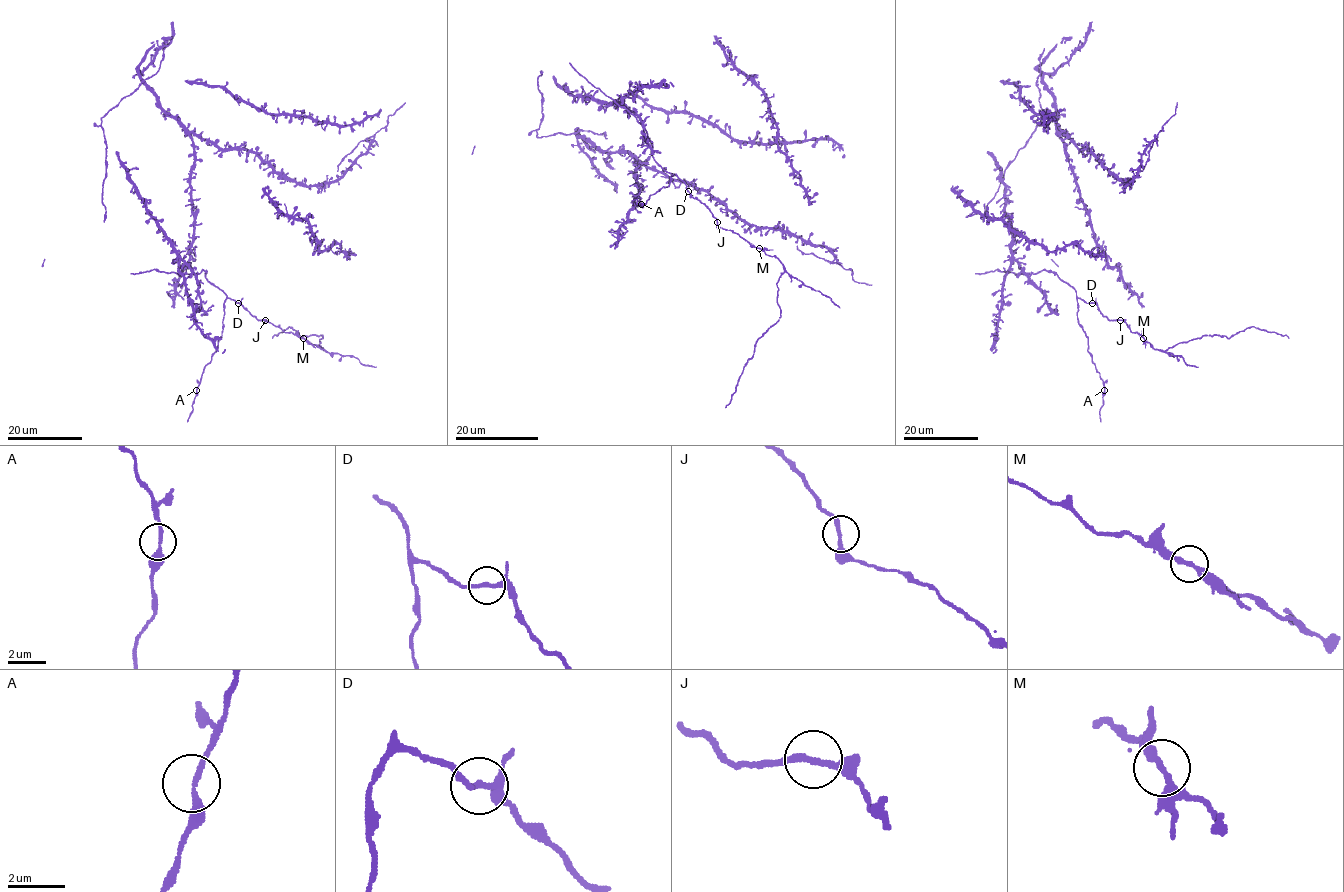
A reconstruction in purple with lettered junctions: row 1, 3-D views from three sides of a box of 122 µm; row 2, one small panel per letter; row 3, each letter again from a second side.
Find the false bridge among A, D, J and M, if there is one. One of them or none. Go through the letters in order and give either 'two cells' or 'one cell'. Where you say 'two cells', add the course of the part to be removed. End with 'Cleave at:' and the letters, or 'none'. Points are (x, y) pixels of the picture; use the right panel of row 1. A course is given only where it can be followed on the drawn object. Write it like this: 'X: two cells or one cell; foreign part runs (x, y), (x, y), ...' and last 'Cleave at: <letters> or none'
A: one cell
D: one cell
J: one cell
M: two cells
Cleave at: M

